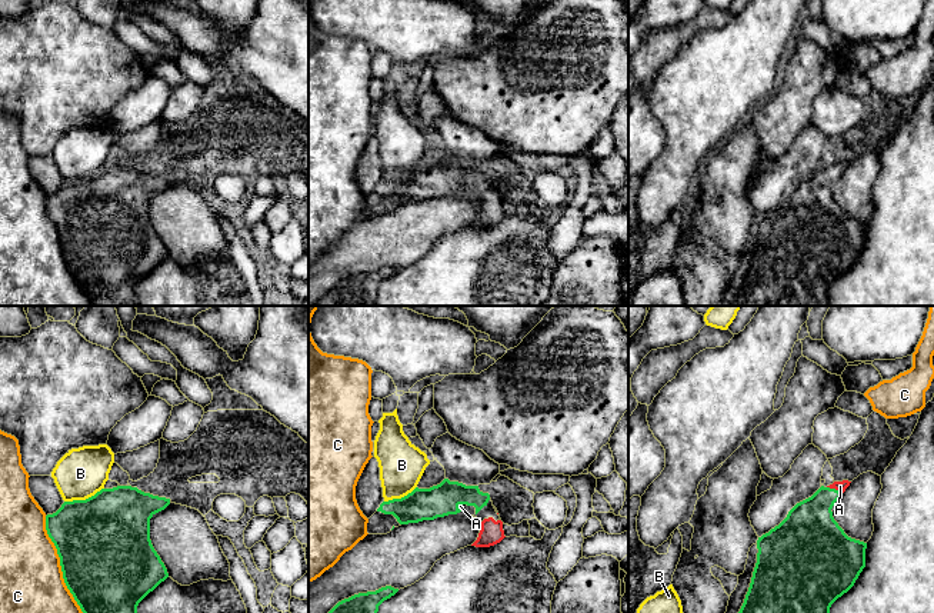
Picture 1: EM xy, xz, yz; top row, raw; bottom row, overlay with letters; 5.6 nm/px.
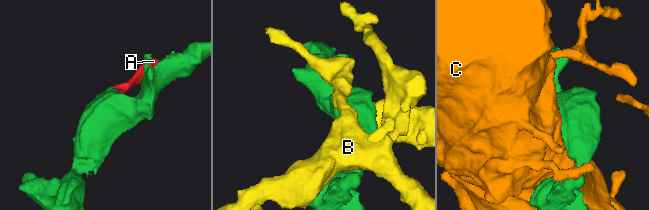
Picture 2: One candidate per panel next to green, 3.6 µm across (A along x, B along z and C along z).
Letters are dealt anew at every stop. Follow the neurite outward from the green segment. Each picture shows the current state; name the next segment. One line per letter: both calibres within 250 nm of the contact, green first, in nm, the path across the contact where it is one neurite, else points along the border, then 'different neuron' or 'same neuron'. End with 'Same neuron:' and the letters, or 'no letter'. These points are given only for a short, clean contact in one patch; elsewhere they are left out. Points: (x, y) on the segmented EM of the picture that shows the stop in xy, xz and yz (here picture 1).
A: 280/60 nm | across yz (810, 526), (814, 512), (834, 489), (840, 486) | same neuron
B: 500/280 nm | different neuron
C: 500/360 nm | different neuron
Same neuron: A

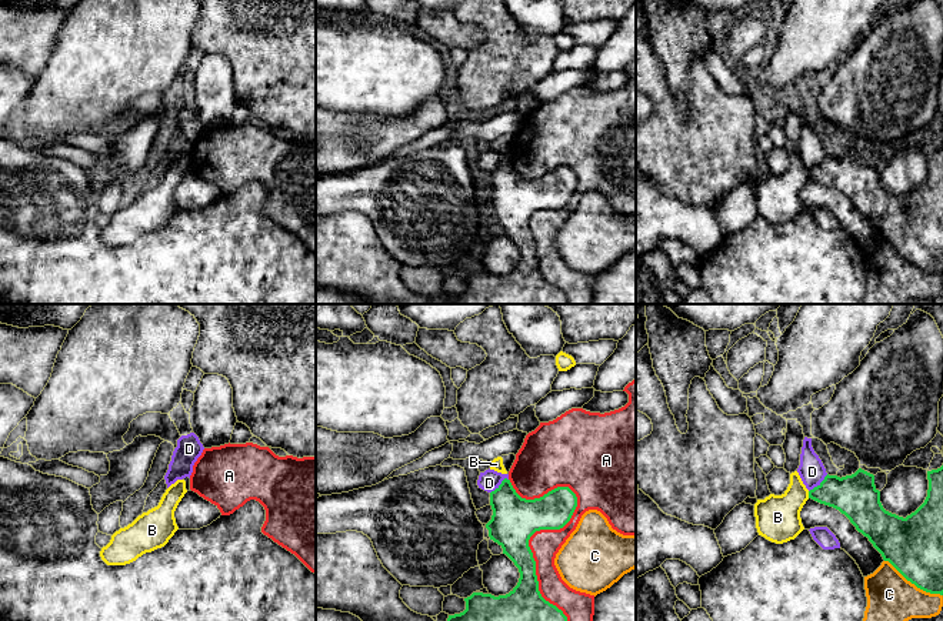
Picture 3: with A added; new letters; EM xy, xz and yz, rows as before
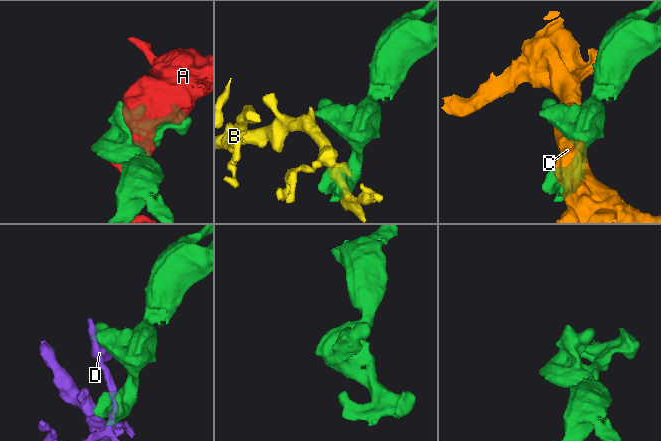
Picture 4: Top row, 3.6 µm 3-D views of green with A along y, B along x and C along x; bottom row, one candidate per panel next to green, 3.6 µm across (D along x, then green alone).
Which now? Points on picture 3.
A: 260/170 nm | different neuron
B: 240/260 nm | along yz (807, 491), (809, 497) | different neuron
C: 320/280 nm | different neuron
D: 240/150 nm | different neuron
Same neuron: no letter

